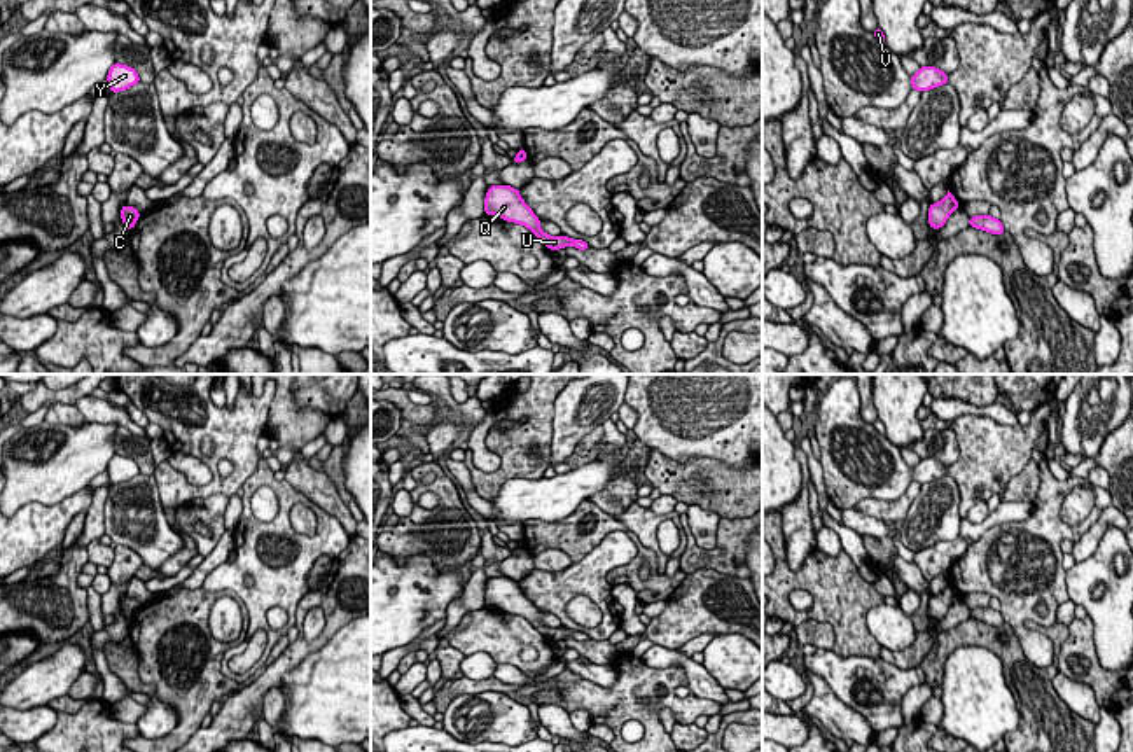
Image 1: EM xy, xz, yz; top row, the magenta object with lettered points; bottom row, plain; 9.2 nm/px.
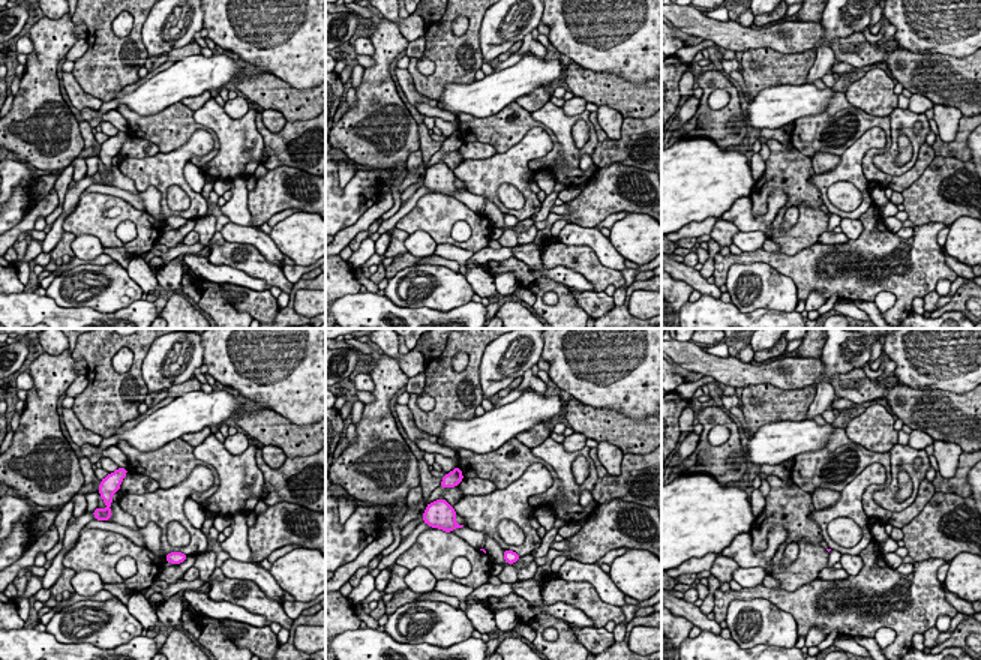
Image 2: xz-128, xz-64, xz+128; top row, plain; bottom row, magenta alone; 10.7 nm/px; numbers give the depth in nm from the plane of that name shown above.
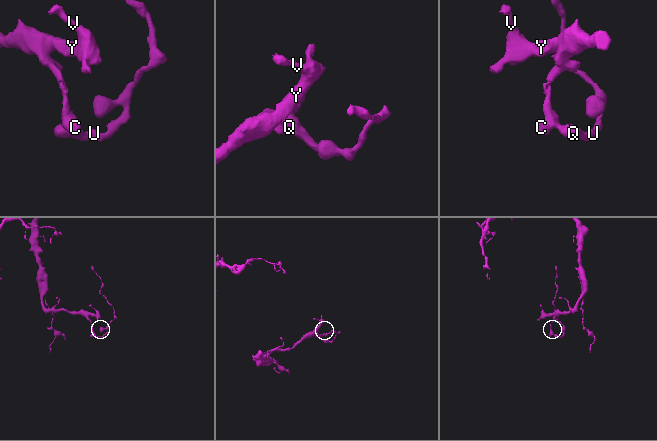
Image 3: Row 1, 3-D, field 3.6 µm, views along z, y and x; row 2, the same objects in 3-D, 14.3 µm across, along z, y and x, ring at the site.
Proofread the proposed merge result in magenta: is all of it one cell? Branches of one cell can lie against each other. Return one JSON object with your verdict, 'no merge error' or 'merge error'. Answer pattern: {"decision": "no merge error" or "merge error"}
{"decision": "no merge error"}

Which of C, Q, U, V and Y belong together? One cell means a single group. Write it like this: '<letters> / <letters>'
C Q U V Y

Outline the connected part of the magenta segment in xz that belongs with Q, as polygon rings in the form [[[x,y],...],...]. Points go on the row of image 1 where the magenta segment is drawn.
[[[504,184],[488,187],[484,198],[484,213],[497,215],[507,222],[521,224],[528,227],[547,248],[560,250],[568,245],[587,250],[589,245],[582,240],[573,240],[568,236],[549,236],[540,229],[540,220],[533,210],[523,201],[518,189]]]

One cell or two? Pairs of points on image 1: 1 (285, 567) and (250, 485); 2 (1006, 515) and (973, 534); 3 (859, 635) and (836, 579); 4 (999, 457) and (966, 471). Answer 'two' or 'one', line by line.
1: one
2: one
3: one
4: one

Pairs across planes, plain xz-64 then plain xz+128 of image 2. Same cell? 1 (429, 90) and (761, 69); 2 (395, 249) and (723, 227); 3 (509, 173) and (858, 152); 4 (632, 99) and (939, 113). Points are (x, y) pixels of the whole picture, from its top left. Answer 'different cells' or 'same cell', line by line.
1: same cell
2: same cell
3: same cell
4: different cells

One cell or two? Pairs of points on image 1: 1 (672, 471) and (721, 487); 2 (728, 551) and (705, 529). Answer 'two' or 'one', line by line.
1: one
2: two

